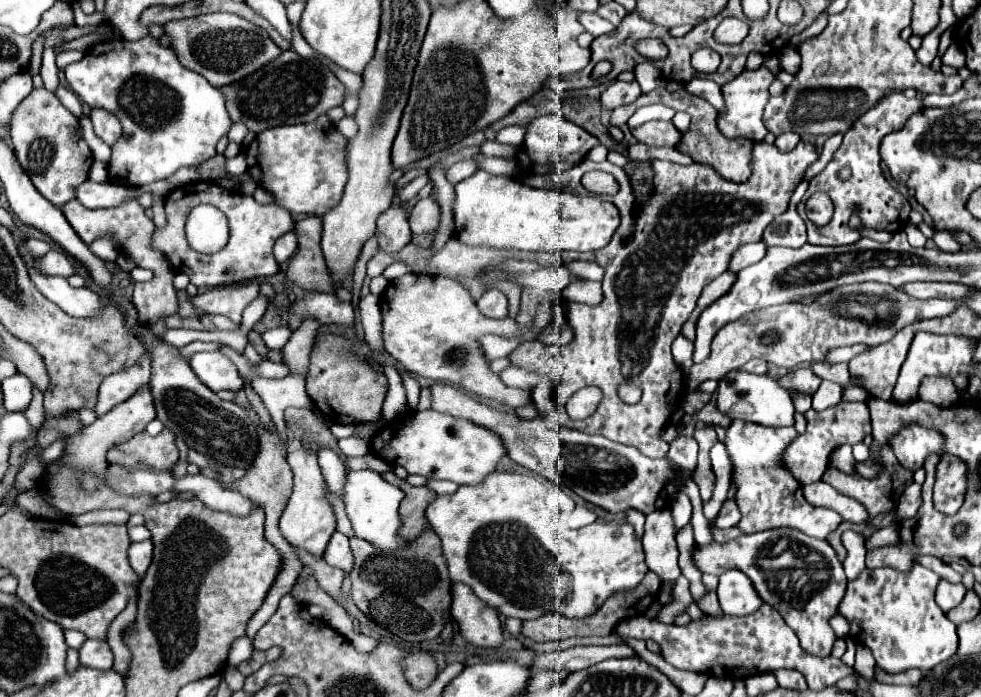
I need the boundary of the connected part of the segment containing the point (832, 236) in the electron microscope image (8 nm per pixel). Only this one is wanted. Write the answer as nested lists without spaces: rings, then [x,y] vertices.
[[[896,91],[896,93],[890,93],[888,97],[884,97],[884,101],[878,101],[876,109],[870,109],[868,113],[864,113],[864,117],[860,117],[860,121],[856,121],[856,125],[852,125],[852,129],[848,129],[848,133],[844,133],[844,141],[838,147],[838,151],[834,153],[832,161],[826,165],[826,169],[822,173],[818,173],[810,181],[810,189],[808,189],[808,195],[814,191],[826,191],[830,195],[830,199],[834,201],[834,217],[832,217],[830,225],[826,225],[826,227],[812,225],[806,219],[805,203],[799,203],[797,206],[797,212],[804,218],[806,227],[808,227],[808,243],[812,243],[812,245],[852,245],[852,241],[860,239],[860,233],[848,225],[852,215],[858,215],[864,227],[882,229],[882,231],[890,231],[890,233],[900,231],[906,225],[908,213],[910,213],[910,203],[884,177],[882,167],[880,167],[878,149],[880,149],[880,141],[888,133],[900,131],[904,127],[904,123],[908,121],[908,117],[920,109],[922,109],[920,99],[916,99],[916,97],[908,99],[908,97],[904,97],[902,91]]]

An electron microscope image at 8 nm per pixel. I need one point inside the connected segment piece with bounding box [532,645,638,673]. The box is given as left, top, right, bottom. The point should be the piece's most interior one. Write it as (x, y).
(577, 658)

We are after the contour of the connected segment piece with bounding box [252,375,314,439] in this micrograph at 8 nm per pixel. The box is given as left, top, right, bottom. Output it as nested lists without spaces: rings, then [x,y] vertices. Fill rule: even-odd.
[[[290,375],[284,379],[276,379],[276,381],[256,377],[252,381],[252,389],[260,395],[260,399],[266,405],[282,439],[286,439],[286,421],[284,421],[286,407],[314,408],[313,402],[306,392],[305,384],[305,379],[298,375]]]

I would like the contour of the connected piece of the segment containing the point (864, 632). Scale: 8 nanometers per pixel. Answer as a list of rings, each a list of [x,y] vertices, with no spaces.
[[[914,565],[914,569],[910,573],[898,573],[894,569],[864,569],[864,573],[856,579],[848,583],[848,591],[840,603],[840,613],[852,623],[858,625],[860,631],[856,635],[856,639],[870,647],[876,665],[880,669],[884,669],[886,673],[902,673],[906,669],[932,669],[938,663],[950,659],[956,649],[958,649],[958,635],[956,635],[956,625],[946,617],[946,613],[936,605],[934,601],[934,591],[938,585],[940,577],[922,567],[922,565]]]

